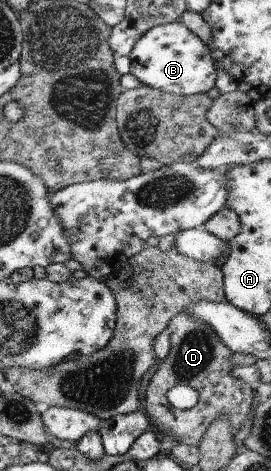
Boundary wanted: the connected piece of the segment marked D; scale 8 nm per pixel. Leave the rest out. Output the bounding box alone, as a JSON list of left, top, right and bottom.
[143,311,254,447]

